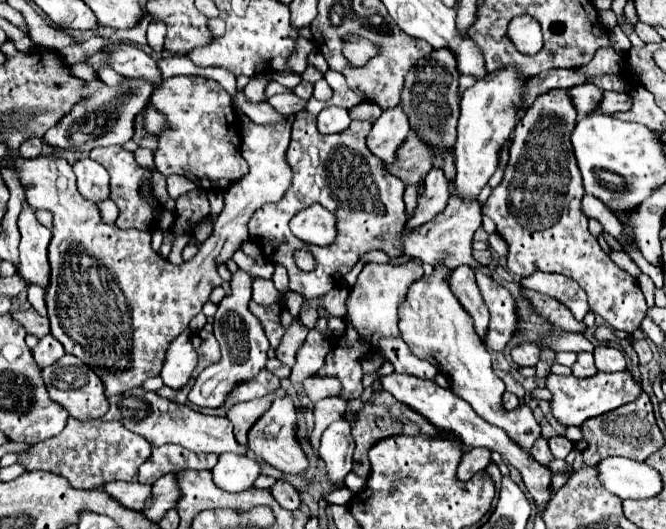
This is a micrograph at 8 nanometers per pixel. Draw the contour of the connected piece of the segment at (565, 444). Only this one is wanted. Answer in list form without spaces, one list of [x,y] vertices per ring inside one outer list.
[[[560,435],[550,437],[548,445],[550,445],[550,451],[554,453],[554,457],[558,457],[558,459],[566,459],[566,455],[574,449],[574,443],[568,441],[566,437],[560,437]]]

